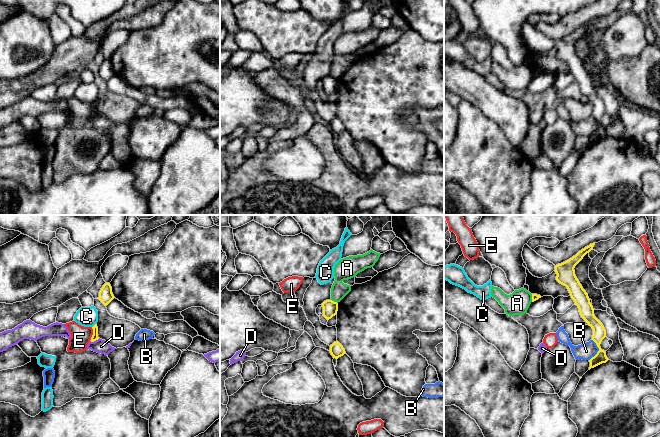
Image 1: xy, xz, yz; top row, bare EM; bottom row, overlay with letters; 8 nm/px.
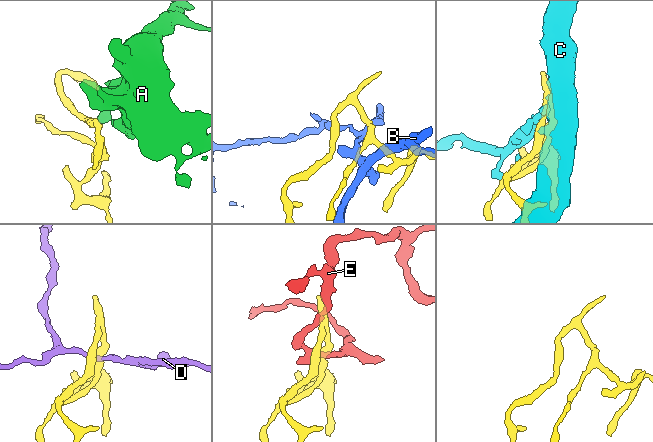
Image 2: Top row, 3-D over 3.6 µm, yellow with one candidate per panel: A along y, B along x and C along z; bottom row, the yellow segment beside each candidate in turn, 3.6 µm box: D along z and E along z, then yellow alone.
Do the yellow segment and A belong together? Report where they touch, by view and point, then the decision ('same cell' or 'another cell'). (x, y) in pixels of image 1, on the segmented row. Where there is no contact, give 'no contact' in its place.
xz (333, 301) | another cell

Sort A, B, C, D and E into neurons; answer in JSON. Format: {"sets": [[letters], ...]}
{"sets": [["A"], ["B"], ["C"], ["D"], ["E"]]}

